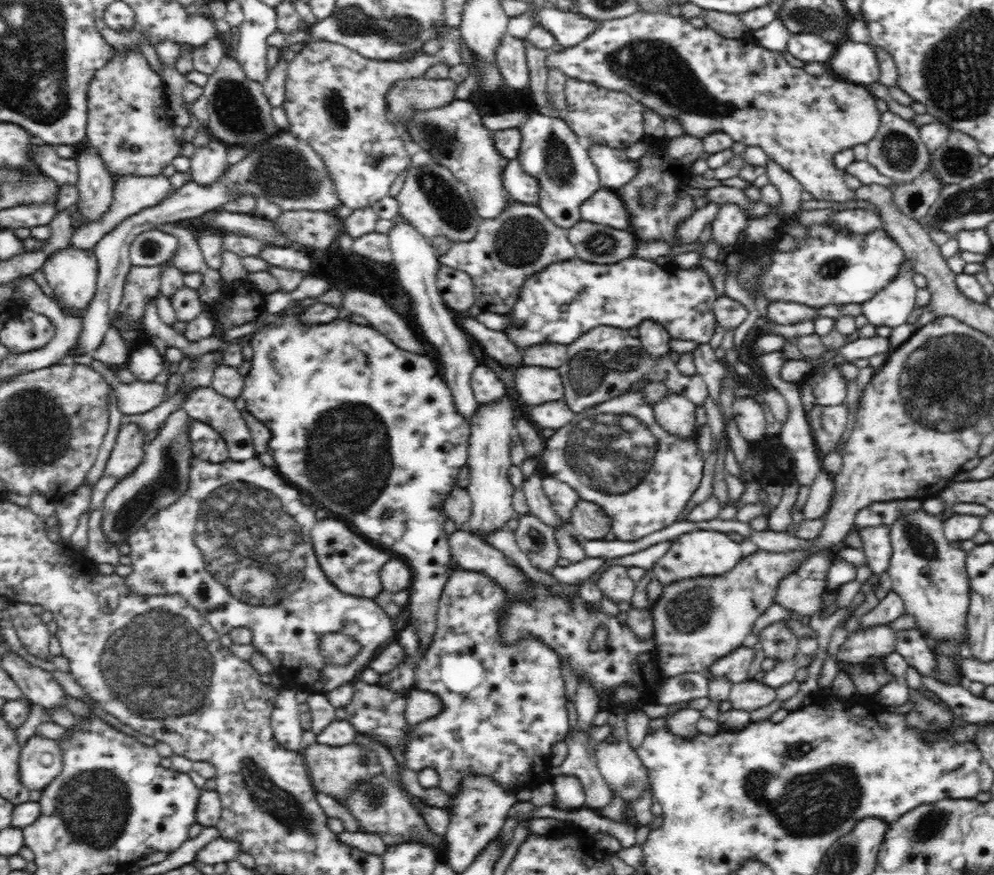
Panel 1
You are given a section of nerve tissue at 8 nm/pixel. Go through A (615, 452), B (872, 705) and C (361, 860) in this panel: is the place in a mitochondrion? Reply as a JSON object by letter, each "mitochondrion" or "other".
{"A":"mitochondrion","B":"other","C":"other"}

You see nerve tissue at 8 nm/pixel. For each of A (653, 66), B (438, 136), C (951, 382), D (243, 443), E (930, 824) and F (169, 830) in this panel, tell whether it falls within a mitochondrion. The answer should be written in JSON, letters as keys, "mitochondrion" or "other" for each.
{"A":"mitochondrion","B":"mitochondrion","C":"mitochondrion","D":"other","E":"mitochondrion","F":"other"}

